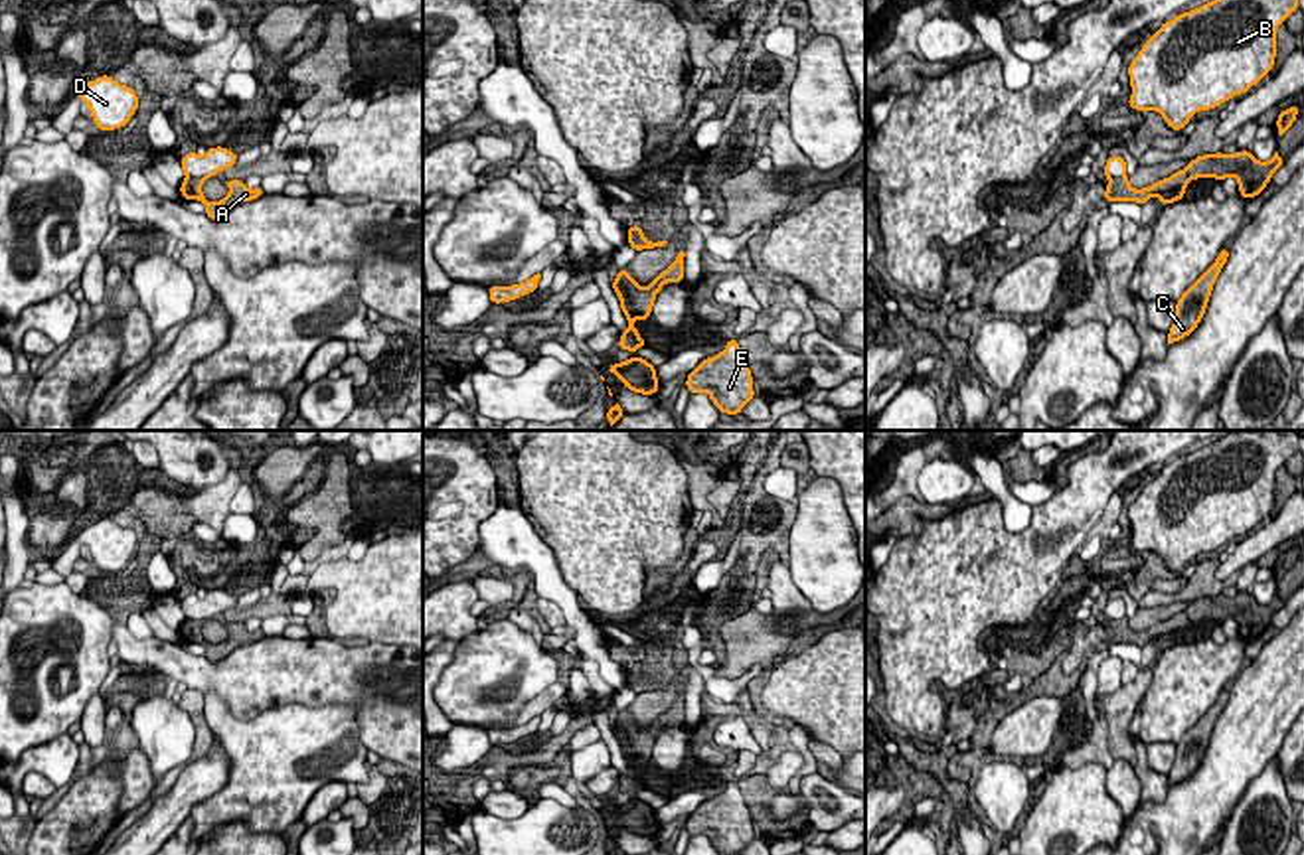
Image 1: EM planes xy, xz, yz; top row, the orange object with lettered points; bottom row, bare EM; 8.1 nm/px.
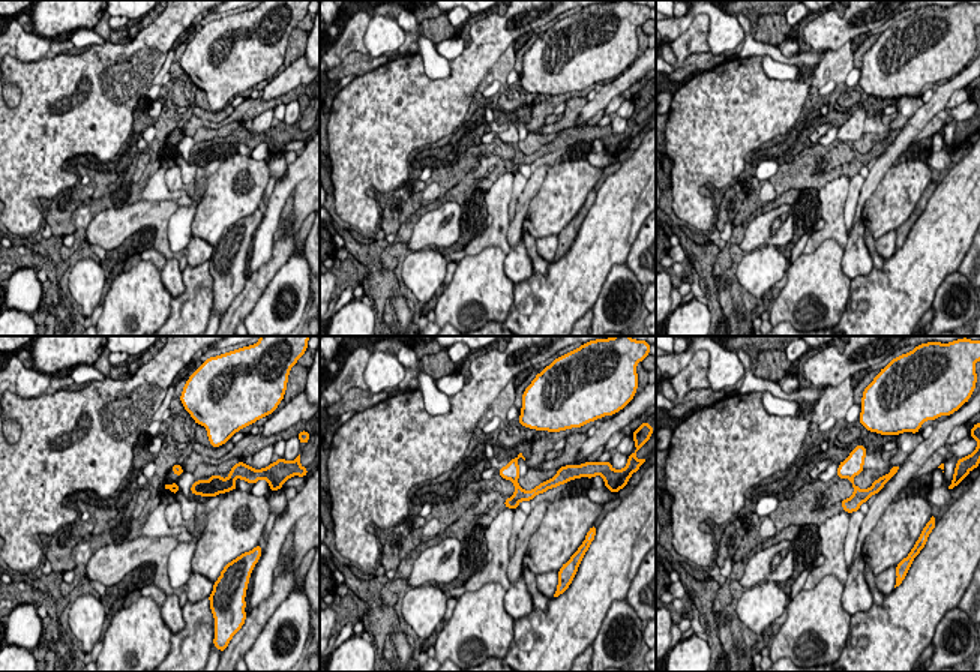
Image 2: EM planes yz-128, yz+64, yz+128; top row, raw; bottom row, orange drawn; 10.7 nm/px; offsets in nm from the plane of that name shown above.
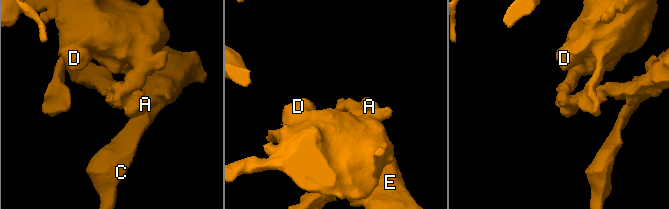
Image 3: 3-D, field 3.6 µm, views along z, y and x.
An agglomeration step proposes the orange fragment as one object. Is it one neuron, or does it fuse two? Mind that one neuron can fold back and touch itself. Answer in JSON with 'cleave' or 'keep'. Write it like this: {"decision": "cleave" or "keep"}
{"decision": "cleave"}

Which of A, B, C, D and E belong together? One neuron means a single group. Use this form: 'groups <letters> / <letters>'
groups A / B C D E

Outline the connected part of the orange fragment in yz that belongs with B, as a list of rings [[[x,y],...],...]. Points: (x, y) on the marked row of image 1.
[[[1211,0],[1164,22],[1128,65],[1132,95],[1126,103],[1134,111],[1160,113],[1180,132],[1195,113],[1249,93],[1270,73],[1276,28],[1296,10],[1298,0]]]

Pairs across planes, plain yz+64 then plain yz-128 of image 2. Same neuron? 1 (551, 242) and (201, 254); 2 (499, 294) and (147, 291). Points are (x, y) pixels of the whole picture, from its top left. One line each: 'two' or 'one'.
1: one
2: one

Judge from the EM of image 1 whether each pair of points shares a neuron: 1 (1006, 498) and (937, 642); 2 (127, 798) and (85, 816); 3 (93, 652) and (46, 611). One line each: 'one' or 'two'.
1: two
2: two
3: one

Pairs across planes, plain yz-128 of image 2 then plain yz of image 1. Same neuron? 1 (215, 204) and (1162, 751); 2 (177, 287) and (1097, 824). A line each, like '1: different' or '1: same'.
1: different
2: different

